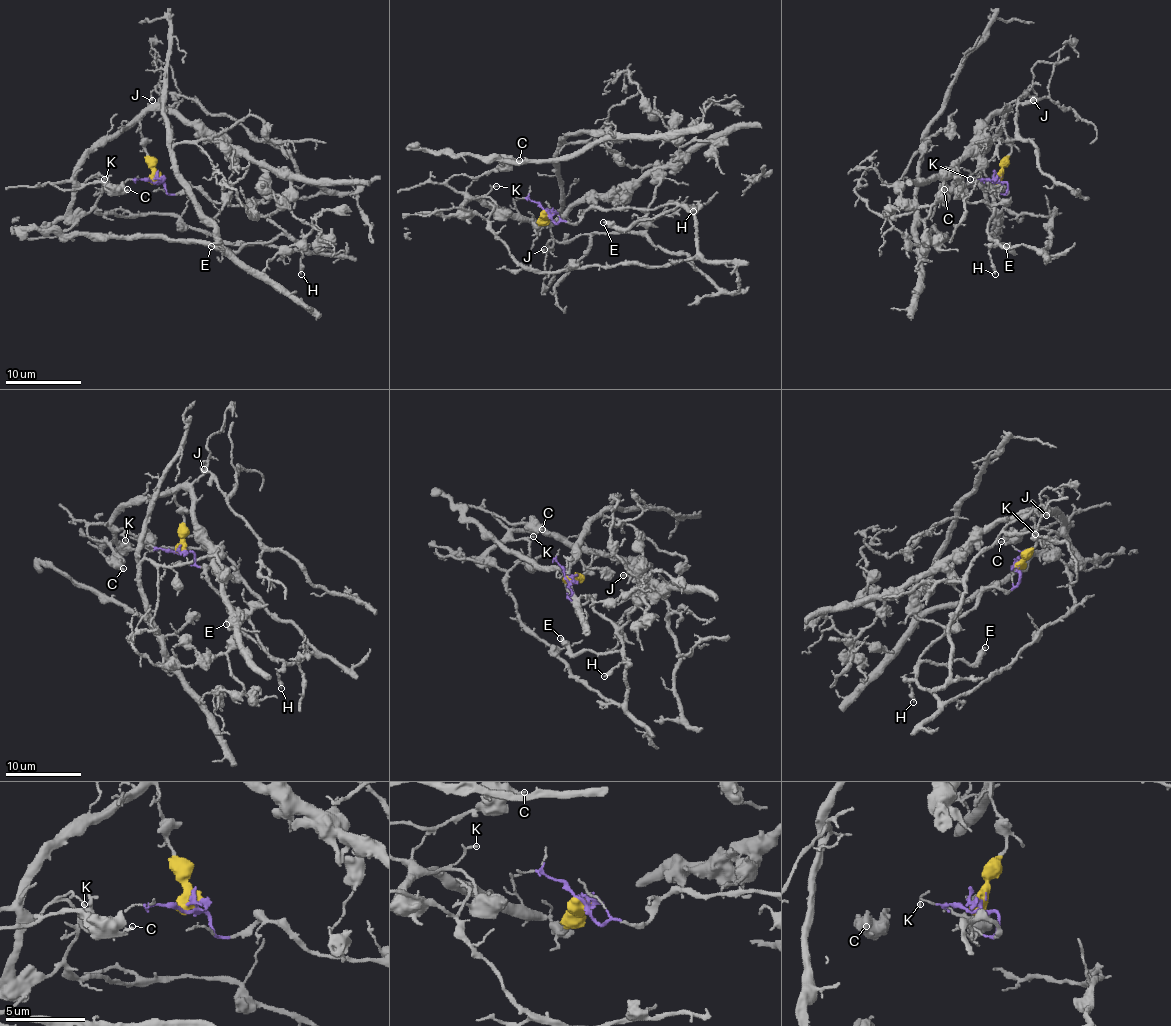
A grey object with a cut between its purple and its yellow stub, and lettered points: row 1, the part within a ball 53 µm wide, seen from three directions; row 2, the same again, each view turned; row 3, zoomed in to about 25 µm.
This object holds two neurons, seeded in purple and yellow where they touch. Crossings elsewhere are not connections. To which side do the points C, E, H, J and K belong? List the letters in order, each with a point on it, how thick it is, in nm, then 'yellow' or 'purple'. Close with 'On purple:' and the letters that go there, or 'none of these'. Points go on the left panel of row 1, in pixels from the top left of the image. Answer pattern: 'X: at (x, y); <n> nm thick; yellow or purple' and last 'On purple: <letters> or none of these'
C: at (127, 189); 320 nm thick; yellow
E: at (211, 246); 360 nm thick; purple
H: at (301, 274); 190 nm thick; purple
J: at (152, 100); 190 nm thick; yellow
K: at (104, 179); 150 nm thick; yellow
On purple: E, H

